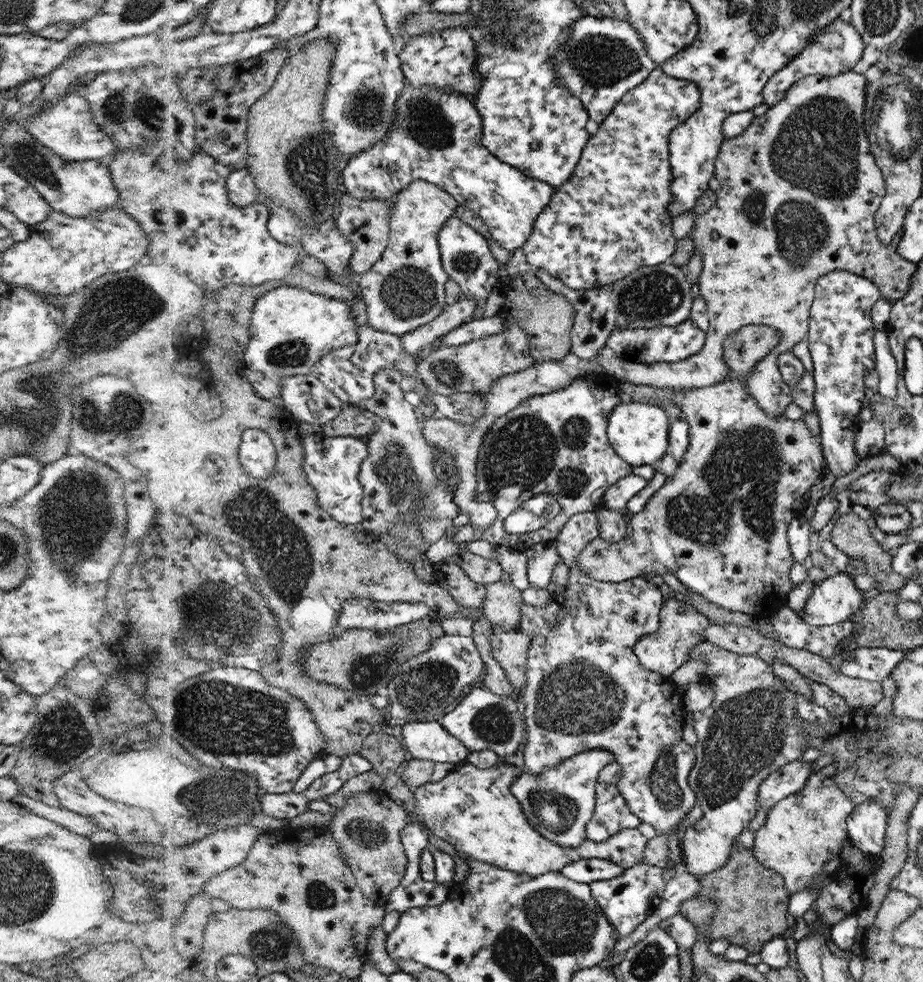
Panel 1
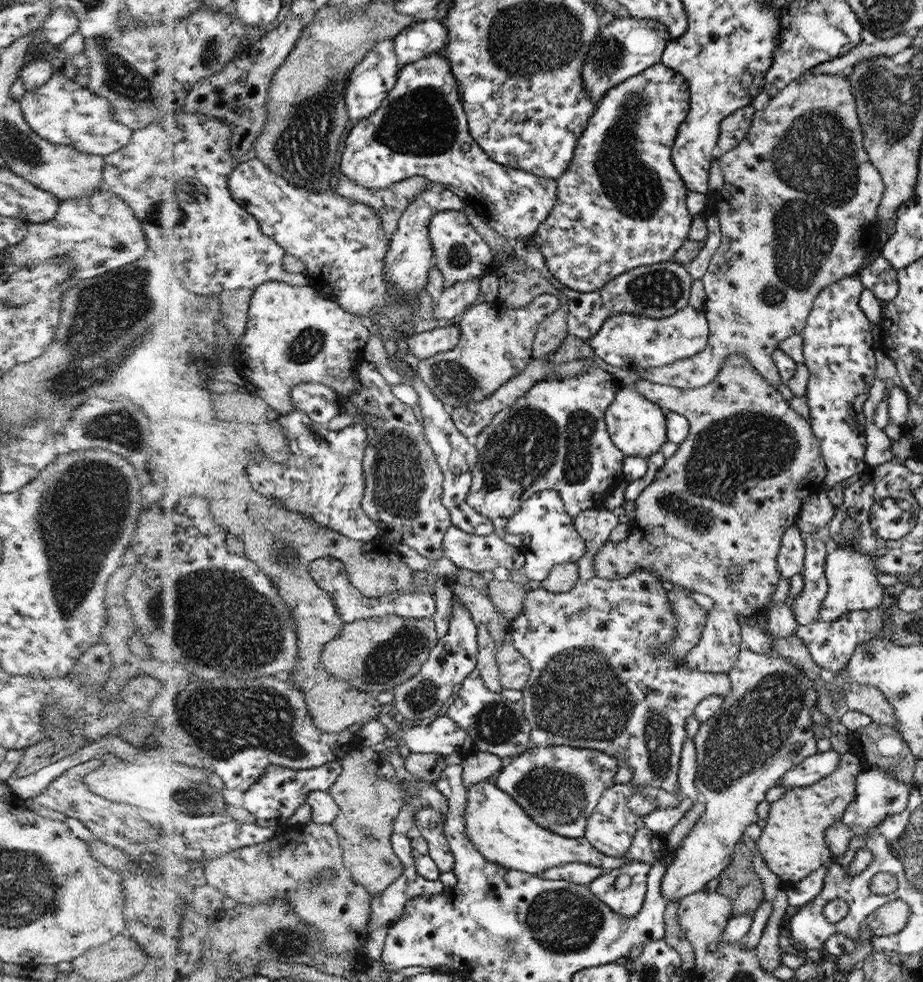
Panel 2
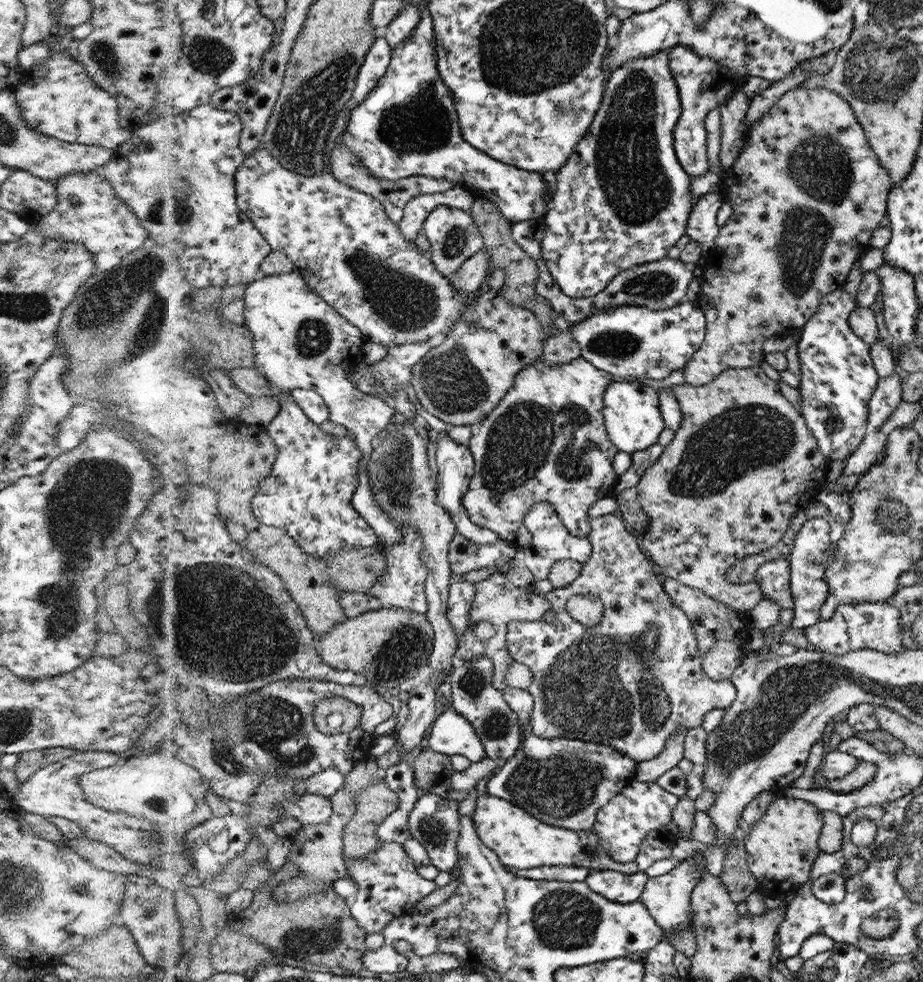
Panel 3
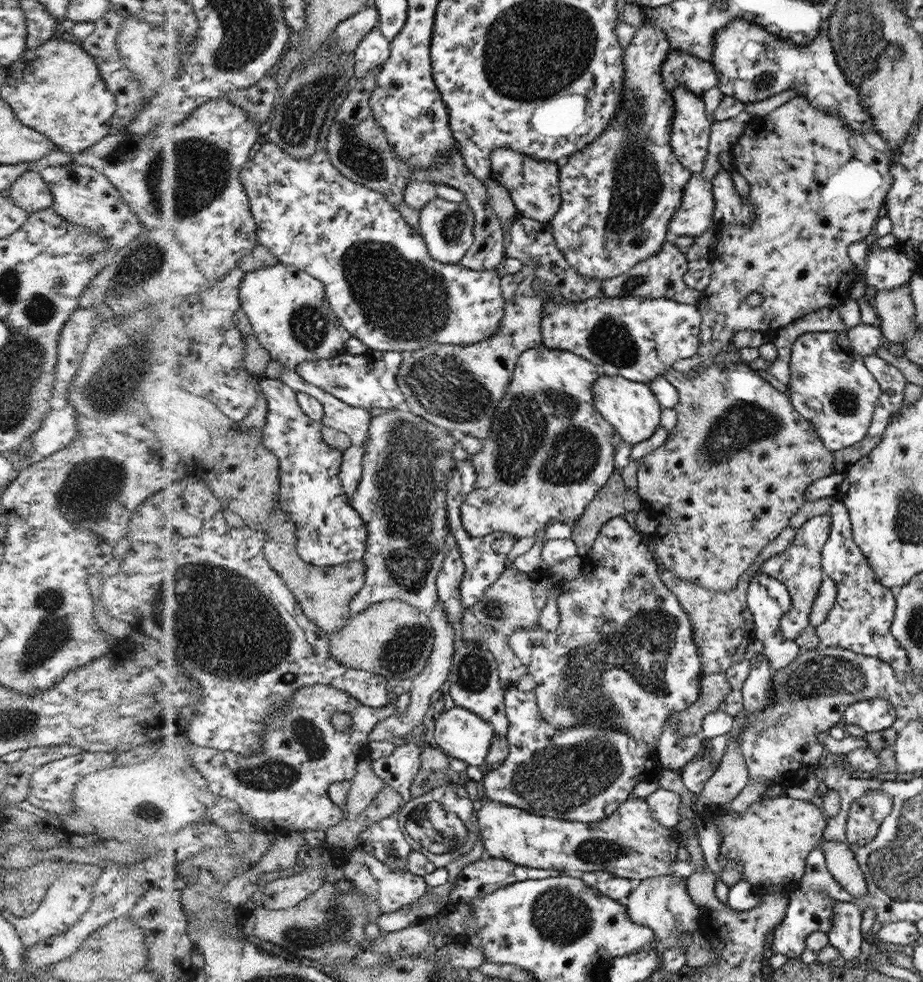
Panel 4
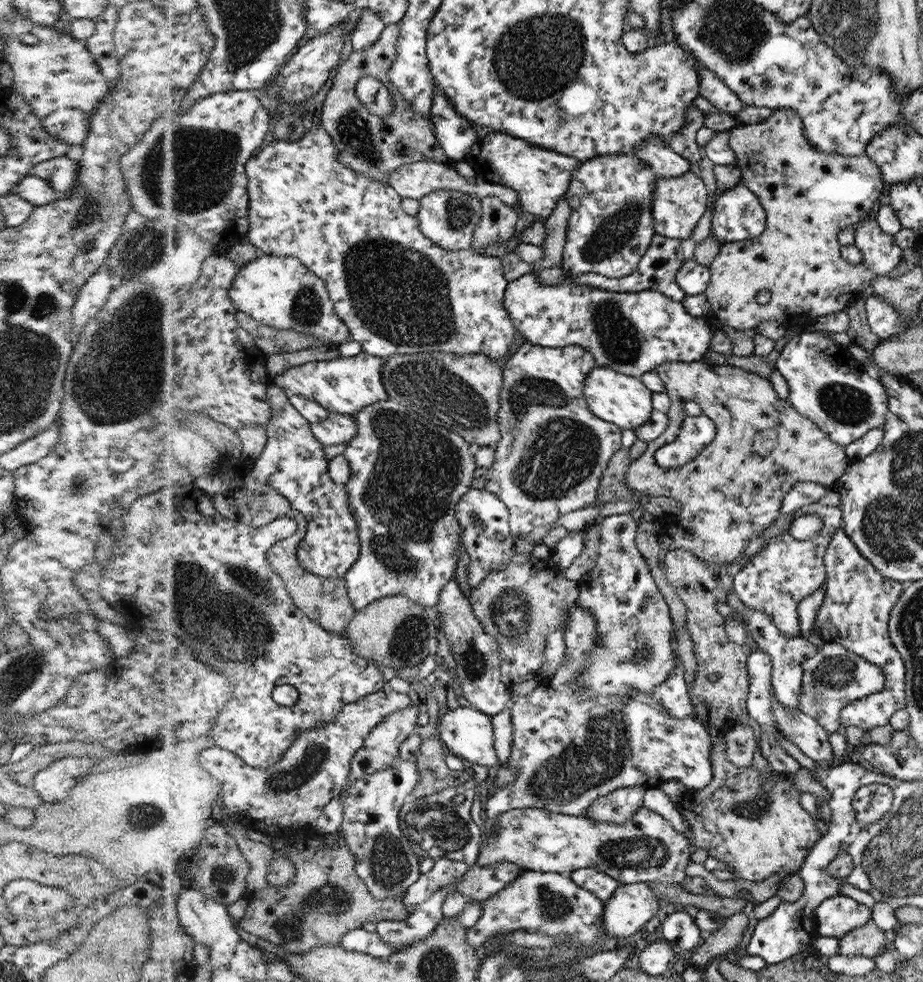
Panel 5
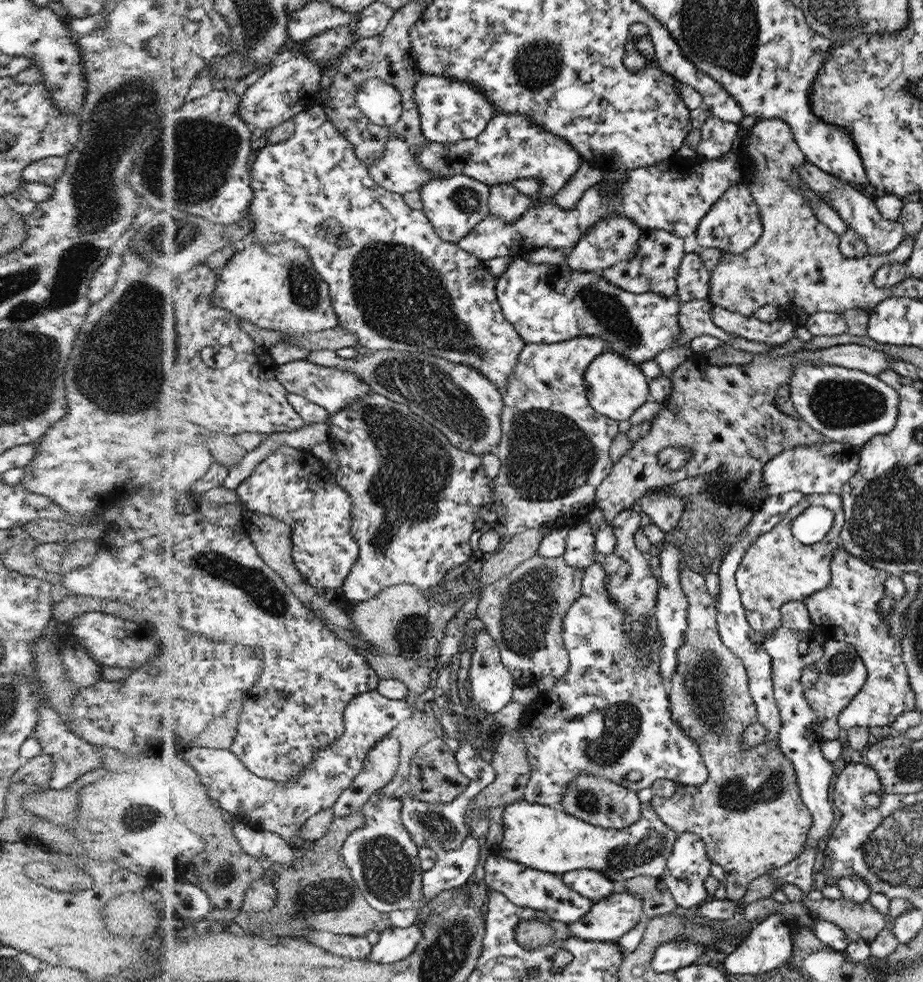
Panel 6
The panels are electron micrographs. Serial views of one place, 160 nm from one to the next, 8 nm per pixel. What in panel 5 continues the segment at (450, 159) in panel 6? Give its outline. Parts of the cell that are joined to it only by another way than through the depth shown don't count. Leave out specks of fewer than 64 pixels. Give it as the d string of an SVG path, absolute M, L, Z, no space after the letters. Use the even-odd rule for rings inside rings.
M503 132L488 133L485 139L476 141L462 160L471 163L477 176L486 182L513 188L518 193L514 208L522 208L523 212L543 221L552 216L559 198L567 193L575 170L581 165L579 159L537 147Z

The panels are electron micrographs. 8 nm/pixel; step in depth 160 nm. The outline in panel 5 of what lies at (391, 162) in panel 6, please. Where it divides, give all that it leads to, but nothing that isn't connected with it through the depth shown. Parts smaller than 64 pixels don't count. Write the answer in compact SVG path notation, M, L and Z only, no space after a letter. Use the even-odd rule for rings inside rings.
M428 160L411 162L410 164L394 169L391 172L389 183L396 187L396 190L398 190L404 198L415 198L416 200L426 197L428 193L434 193L435 190L459 190L463 191L466 195L474 195L479 199L487 196L497 196L503 199L503 201L507 203L507 206L513 206L516 203L516 198L518 198L518 193L516 193L513 188L486 182L479 176L466 179L466 177L462 177L462 175L456 173L456 170L447 164Z

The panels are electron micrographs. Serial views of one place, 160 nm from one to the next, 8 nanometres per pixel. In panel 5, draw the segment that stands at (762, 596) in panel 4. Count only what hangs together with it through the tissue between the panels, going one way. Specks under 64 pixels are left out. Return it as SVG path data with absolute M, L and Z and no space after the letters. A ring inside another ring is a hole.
M761 610L750 611L747 626L750 629L750 634L756 640L757 648L770 657L772 663L771 683L774 697L778 699L780 704L789 710L799 709L800 689L802 689L801 680L803 677L802 663L819 651L819 647L809 643L807 640L787 639L774 626L767 614Z

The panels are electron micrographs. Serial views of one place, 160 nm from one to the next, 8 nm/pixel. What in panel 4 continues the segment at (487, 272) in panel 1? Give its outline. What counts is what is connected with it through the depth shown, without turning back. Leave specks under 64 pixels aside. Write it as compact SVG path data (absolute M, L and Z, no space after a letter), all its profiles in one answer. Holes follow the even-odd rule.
M434 199L420 210L418 233L426 240L427 249L440 262L454 264L460 262L467 250L474 244L475 214L466 200Z

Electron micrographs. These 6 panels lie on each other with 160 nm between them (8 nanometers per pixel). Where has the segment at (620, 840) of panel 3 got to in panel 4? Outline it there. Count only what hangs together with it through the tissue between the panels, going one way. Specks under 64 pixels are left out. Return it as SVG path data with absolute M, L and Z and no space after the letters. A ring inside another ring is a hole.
M658 789L644 800L651 809L652 818L662 826L674 828L679 821L679 810L682 804L676 791Z

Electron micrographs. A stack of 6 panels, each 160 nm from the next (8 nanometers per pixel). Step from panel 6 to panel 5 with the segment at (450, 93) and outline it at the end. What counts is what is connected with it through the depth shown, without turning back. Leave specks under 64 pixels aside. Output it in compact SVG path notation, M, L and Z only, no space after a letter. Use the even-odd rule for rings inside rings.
M435 90L430 121L445 156L455 160L466 157L471 146L480 139L475 127L452 106L442 91Z

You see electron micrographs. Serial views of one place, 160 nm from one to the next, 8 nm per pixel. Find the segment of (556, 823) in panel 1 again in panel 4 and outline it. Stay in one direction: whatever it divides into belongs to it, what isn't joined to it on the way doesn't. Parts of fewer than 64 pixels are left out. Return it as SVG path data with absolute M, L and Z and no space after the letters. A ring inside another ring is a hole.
M514 686L507 690L504 698L504 711L508 719L505 739L509 753L496 770L485 774L482 779L484 790L492 801L504 806L514 806L530 814L591 823L610 817L619 806L630 799L631 790L639 782L659 780L663 771L658 754L648 745L637 741L626 731L604 728L600 725L574 725L560 729L543 718L539 699L534 692L521 692Z

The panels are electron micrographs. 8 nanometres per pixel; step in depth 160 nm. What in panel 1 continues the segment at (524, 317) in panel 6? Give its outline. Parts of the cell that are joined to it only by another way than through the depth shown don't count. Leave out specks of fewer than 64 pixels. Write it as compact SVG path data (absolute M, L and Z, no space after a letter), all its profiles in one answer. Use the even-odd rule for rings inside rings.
M691 319L676 326L659 326L639 329L616 329L607 340L608 348L612 348L618 358L631 363L665 363L678 362L694 356L706 344L707 334L696 327Z

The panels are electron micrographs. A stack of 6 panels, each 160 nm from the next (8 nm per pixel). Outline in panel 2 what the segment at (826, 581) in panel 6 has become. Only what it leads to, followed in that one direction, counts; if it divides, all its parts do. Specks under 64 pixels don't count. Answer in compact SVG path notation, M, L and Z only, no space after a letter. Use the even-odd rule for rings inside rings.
M816 536L805 540L805 556L801 570L804 587L794 599L793 610L796 625L808 625L819 620L820 609L826 600L826 578L824 578L824 560L826 548L824 542Z

